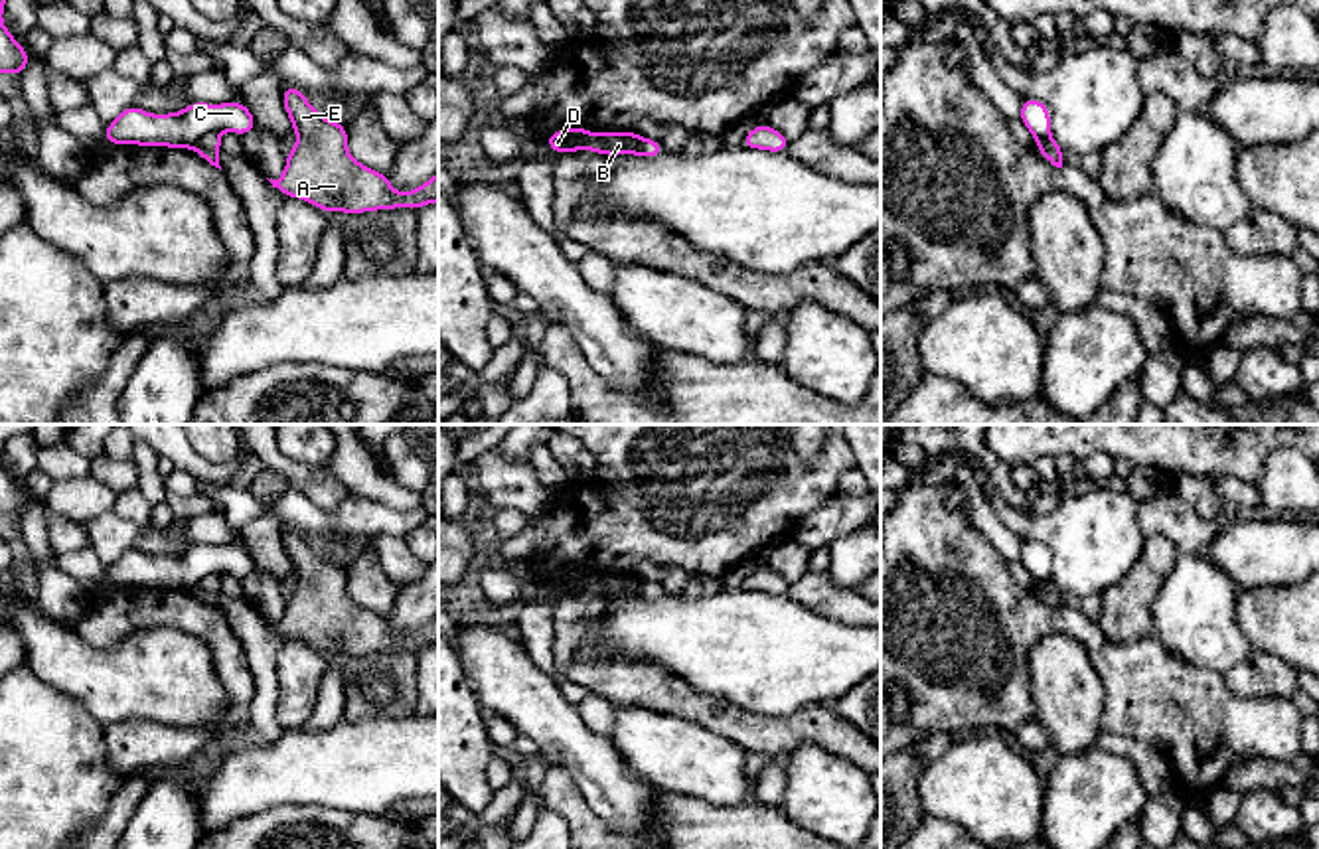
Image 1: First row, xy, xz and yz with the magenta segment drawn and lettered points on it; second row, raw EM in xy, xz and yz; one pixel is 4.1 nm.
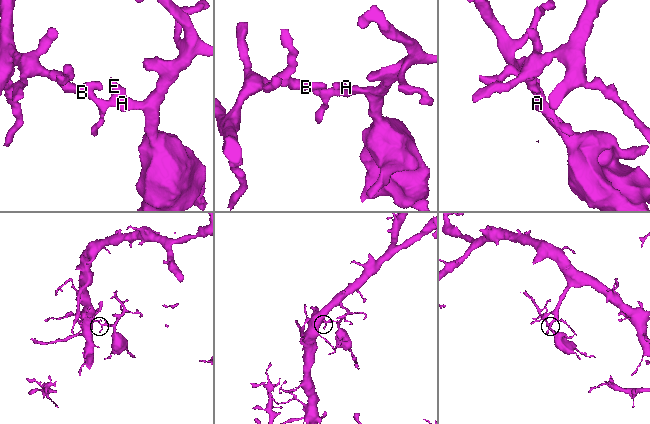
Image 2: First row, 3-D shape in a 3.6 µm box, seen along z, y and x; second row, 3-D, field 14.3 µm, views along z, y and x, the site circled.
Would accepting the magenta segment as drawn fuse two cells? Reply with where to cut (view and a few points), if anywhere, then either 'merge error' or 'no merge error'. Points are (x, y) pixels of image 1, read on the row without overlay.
xy (218, 575), (206, 575), (192, 589) | merge error

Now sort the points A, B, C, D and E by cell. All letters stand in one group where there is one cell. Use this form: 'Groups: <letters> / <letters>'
Groups: A E / B C D

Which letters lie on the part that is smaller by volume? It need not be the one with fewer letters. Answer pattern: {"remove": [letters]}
{"remove": ["A", "E"]}

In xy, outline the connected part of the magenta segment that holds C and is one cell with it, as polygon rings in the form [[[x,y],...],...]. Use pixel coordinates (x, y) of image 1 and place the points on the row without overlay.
[[[239,543],[190,545],[182,555],[150,557],[126,549],[107,571],[107,586],[194,590],[205,577],[233,573],[245,579],[257,569],[253,555]]]

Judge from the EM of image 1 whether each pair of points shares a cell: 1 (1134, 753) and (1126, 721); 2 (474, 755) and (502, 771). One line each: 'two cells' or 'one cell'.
1: two cells
2: two cells

